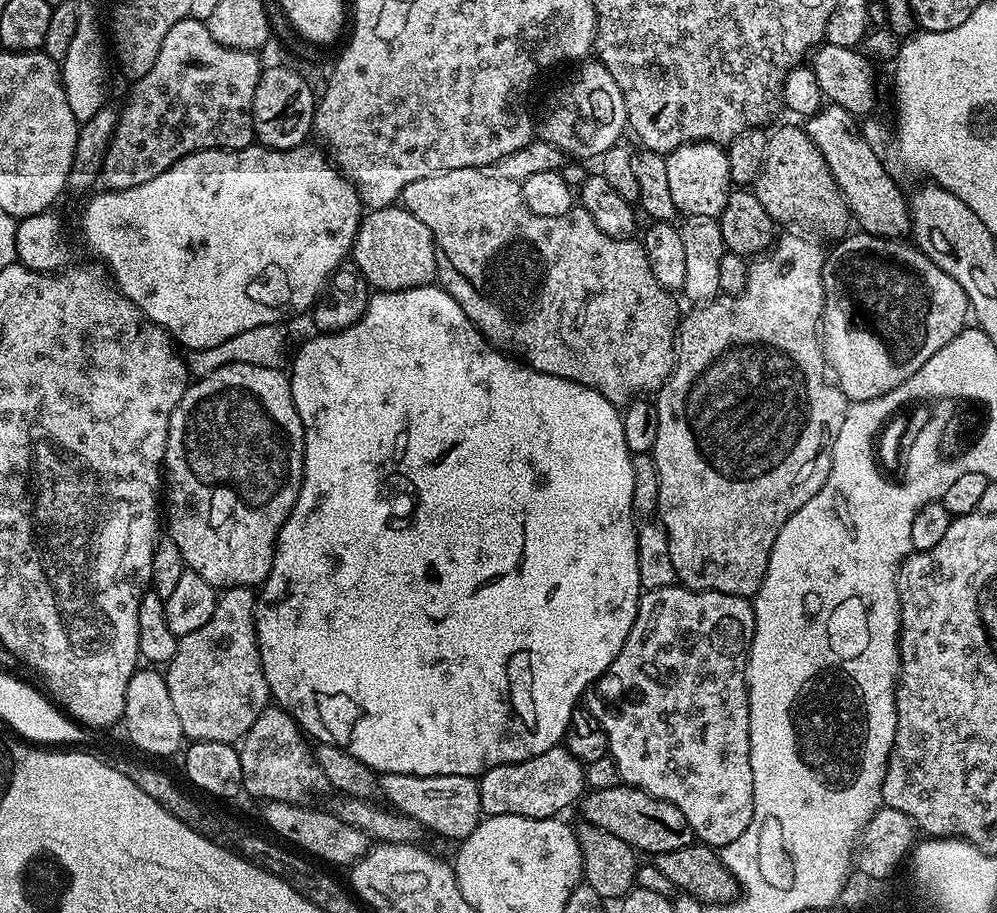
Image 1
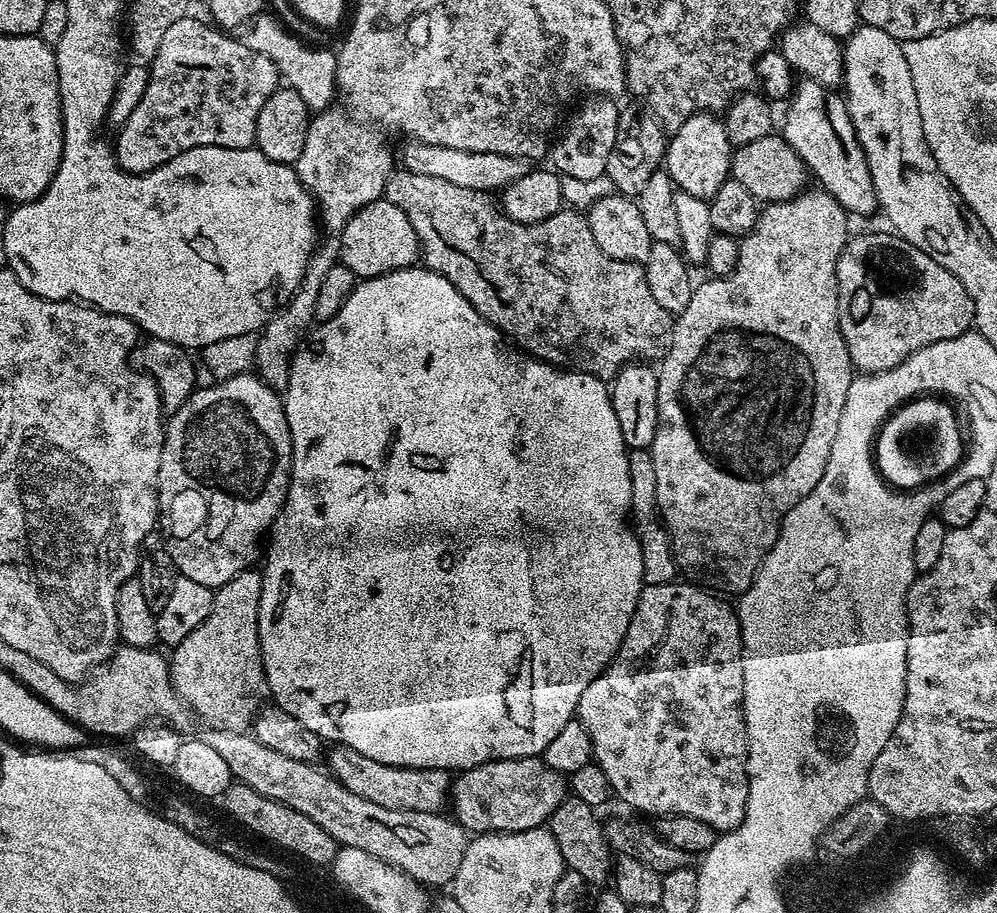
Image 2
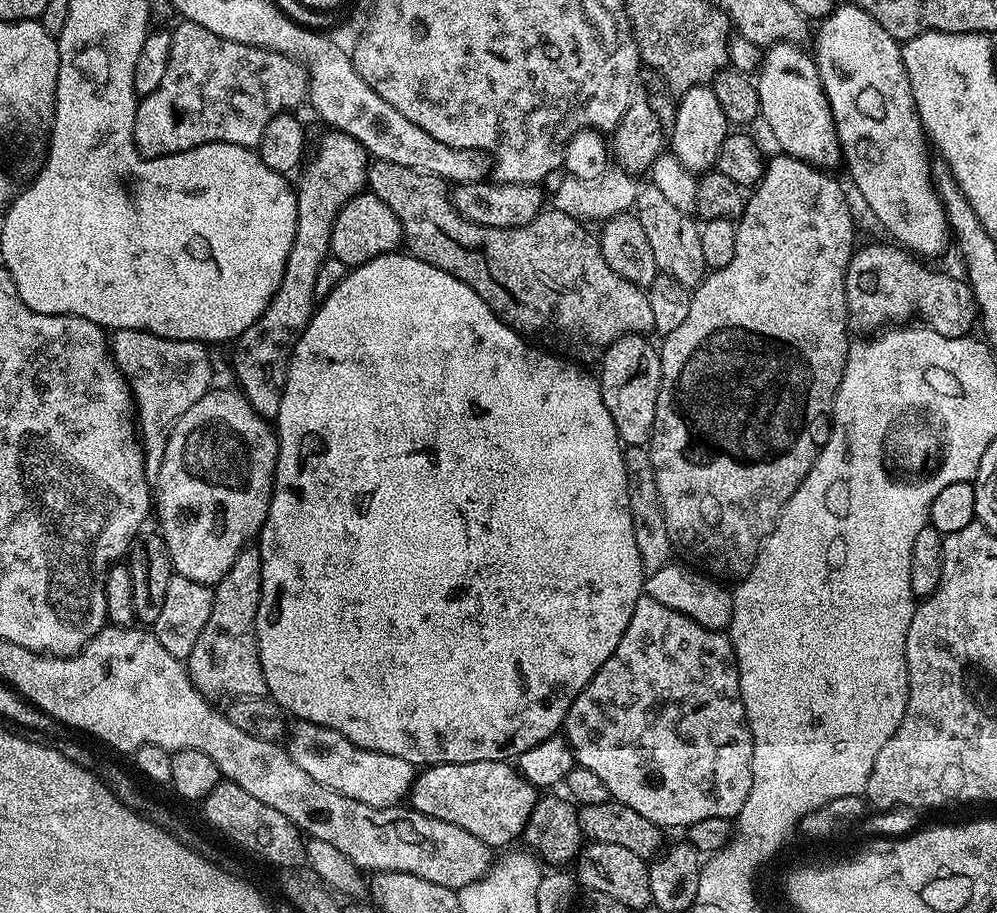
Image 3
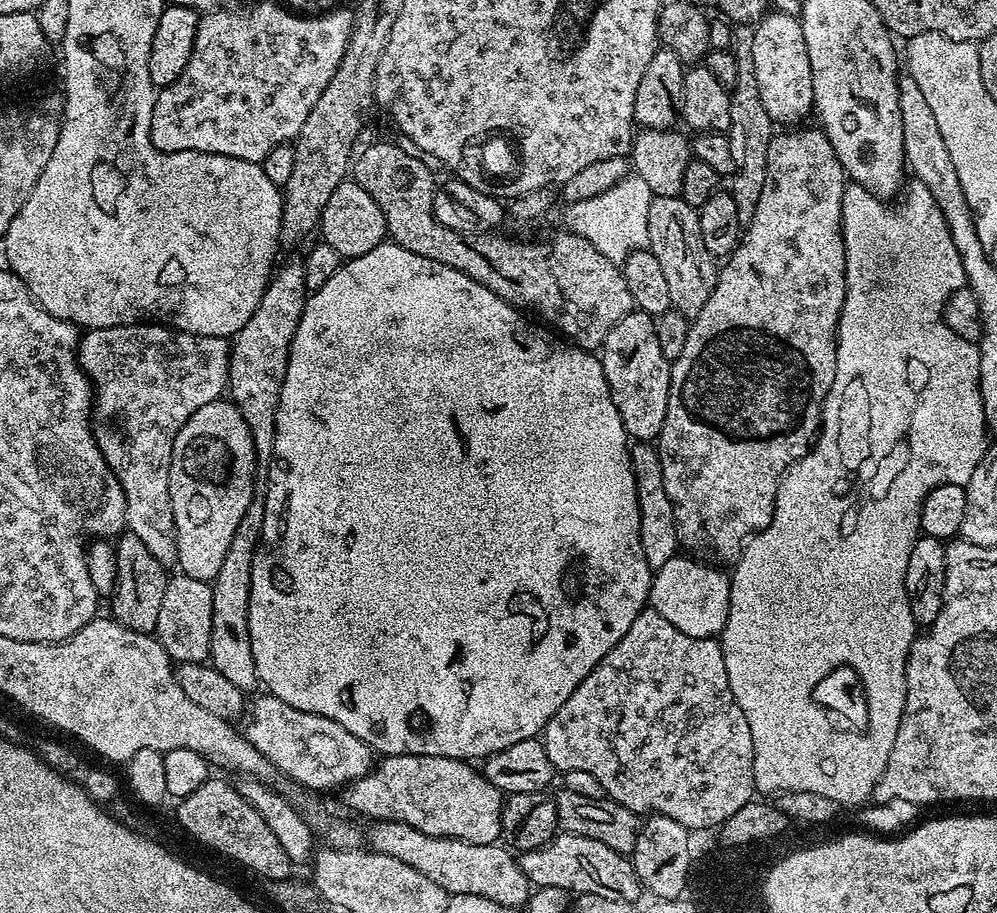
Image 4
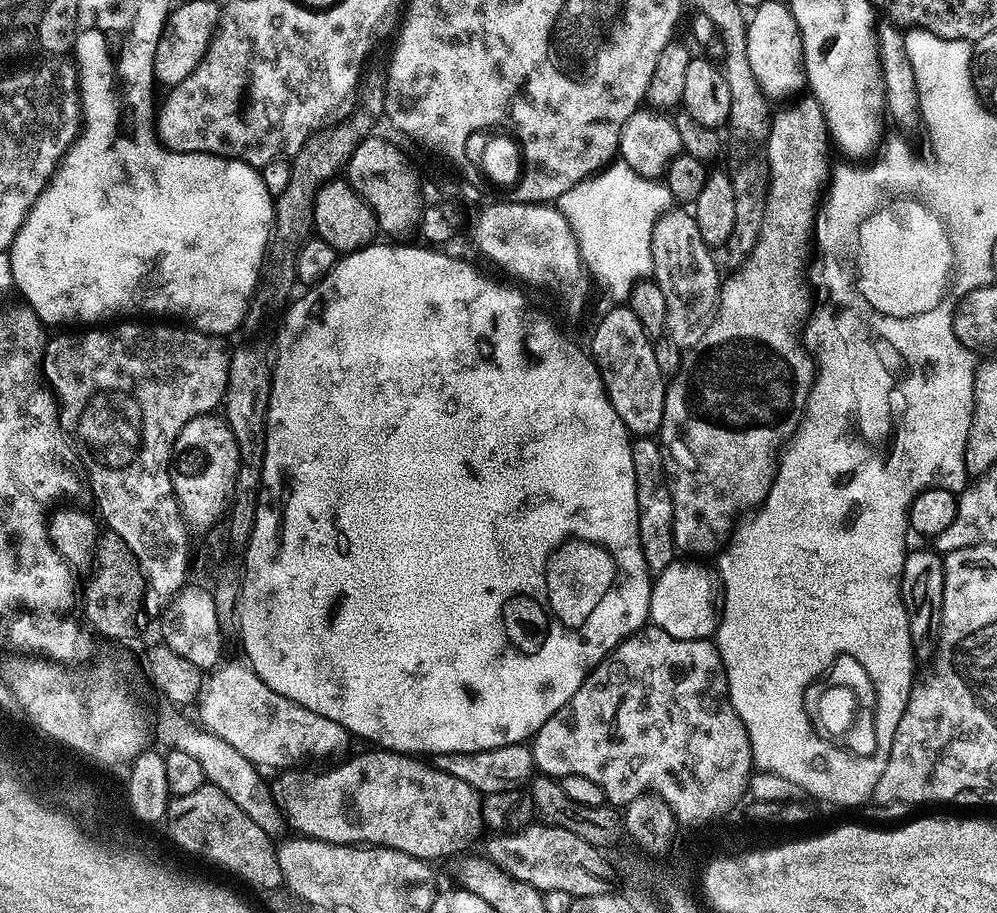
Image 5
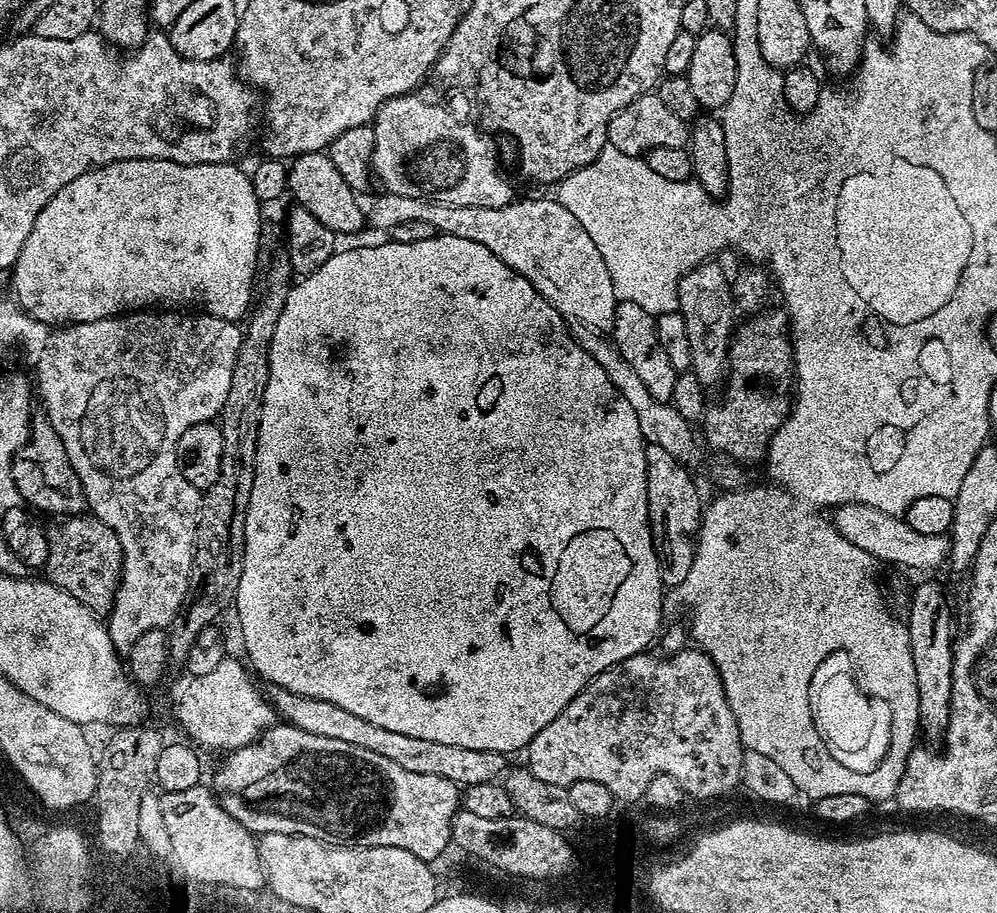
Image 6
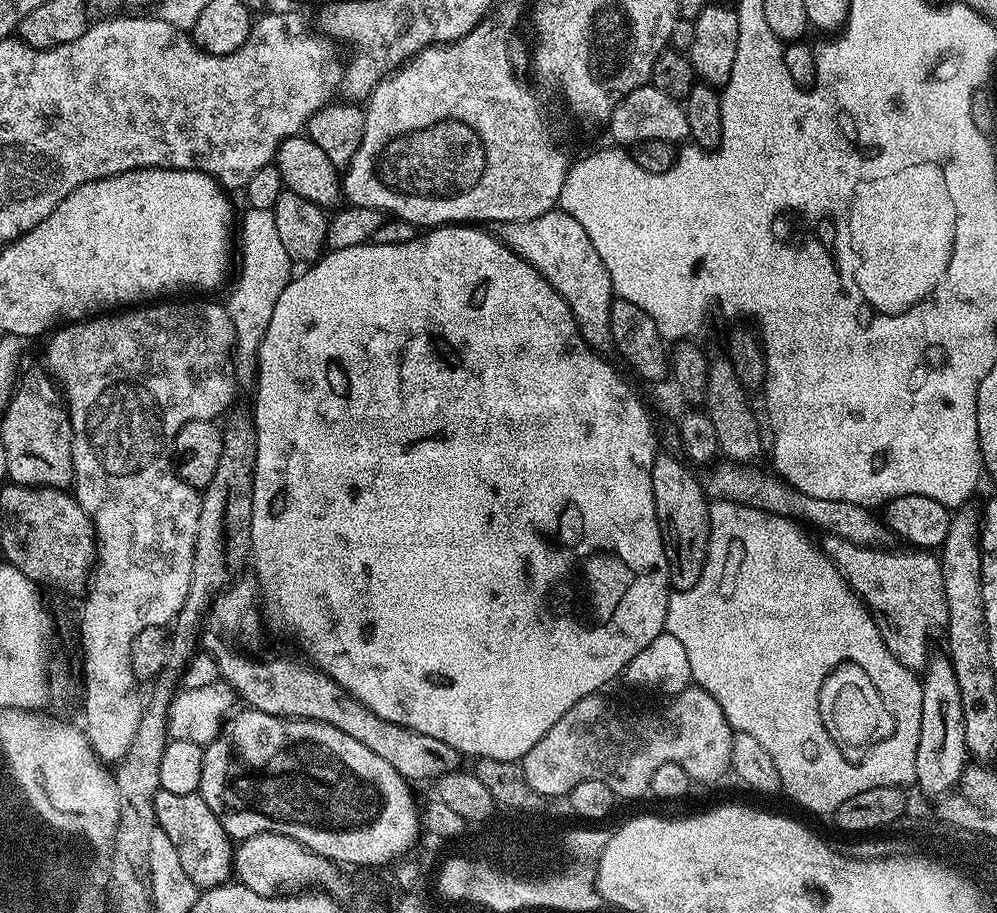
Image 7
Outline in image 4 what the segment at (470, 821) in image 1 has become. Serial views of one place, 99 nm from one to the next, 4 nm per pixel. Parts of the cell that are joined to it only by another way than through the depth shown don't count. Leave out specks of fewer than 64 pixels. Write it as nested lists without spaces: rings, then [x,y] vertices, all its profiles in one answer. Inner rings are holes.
[[[263,694],[251,701],[247,713],[248,741],[276,767],[281,777],[289,776],[296,784],[304,788],[337,788],[354,783],[374,767],[372,748],[362,738],[354,738],[346,726],[322,718],[322,714],[306,714],[306,710],[294,710],[282,702],[282,698]],[[252,712],[252,713],[251,713]],[[373,759],[373,760],[372,760]]]

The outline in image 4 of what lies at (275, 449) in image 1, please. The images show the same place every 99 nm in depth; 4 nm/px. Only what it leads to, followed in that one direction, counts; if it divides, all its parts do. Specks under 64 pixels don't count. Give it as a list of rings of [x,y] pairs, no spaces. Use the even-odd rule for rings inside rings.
[[[221,398],[202,406],[202,410],[194,410],[180,427],[172,447],[168,493],[176,527],[176,564],[183,575],[211,582],[218,570],[222,570],[222,561],[226,559],[226,550],[230,550],[234,530],[238,530],[246,506],[250,506],[257,495],[256,471],[256,451],[250,430],[231,399]]]

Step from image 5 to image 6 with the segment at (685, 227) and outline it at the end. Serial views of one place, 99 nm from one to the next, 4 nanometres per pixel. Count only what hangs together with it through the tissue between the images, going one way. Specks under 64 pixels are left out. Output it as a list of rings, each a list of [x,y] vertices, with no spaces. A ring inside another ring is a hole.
[[[701,262],[691,268],[676,287],[676,303],[682,322],[686,328],[686,338],[692,355],[691,371],[703,386],[719,385],[726,376],[726,357],[729,353],[730,335],[734,330],[732,300],[729,277],[716,262]],[[720,380],[720,381],[719,381]]]

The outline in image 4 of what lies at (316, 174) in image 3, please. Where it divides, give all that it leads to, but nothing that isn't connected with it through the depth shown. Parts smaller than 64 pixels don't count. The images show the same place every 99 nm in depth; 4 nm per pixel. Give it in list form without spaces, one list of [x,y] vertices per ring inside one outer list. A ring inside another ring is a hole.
[[[299,259],[286,261],[281,268],[279,265],[275,269],[269,279],[254,314],[250,314],[250,322],[246,322],[246,326],[242,326],[242,330],[238,330],[230,340],[226,392],[250,430],[256,463],[260,466],[267,466],[272,461],[276,411],[282,394],[282,382],[286,378],[290,342],[294,338],[294,330],[298,330],[309,295],[303,263]]]

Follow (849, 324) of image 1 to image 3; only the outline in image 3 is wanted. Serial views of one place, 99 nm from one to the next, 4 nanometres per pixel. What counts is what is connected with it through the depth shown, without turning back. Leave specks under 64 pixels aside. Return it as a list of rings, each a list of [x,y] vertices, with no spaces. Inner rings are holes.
[[[895,243],[868,244],[857,247],[846,274],[848,319],[868,330],[900,326],[917,312],[927,327],[946,338],[969,335],[978,324],[976,299],[972,288],[959,275],[931,272],[913,253]],[[917,260],[917,261],[916,261]],[[960,279],[960,280],[959,280]]]

